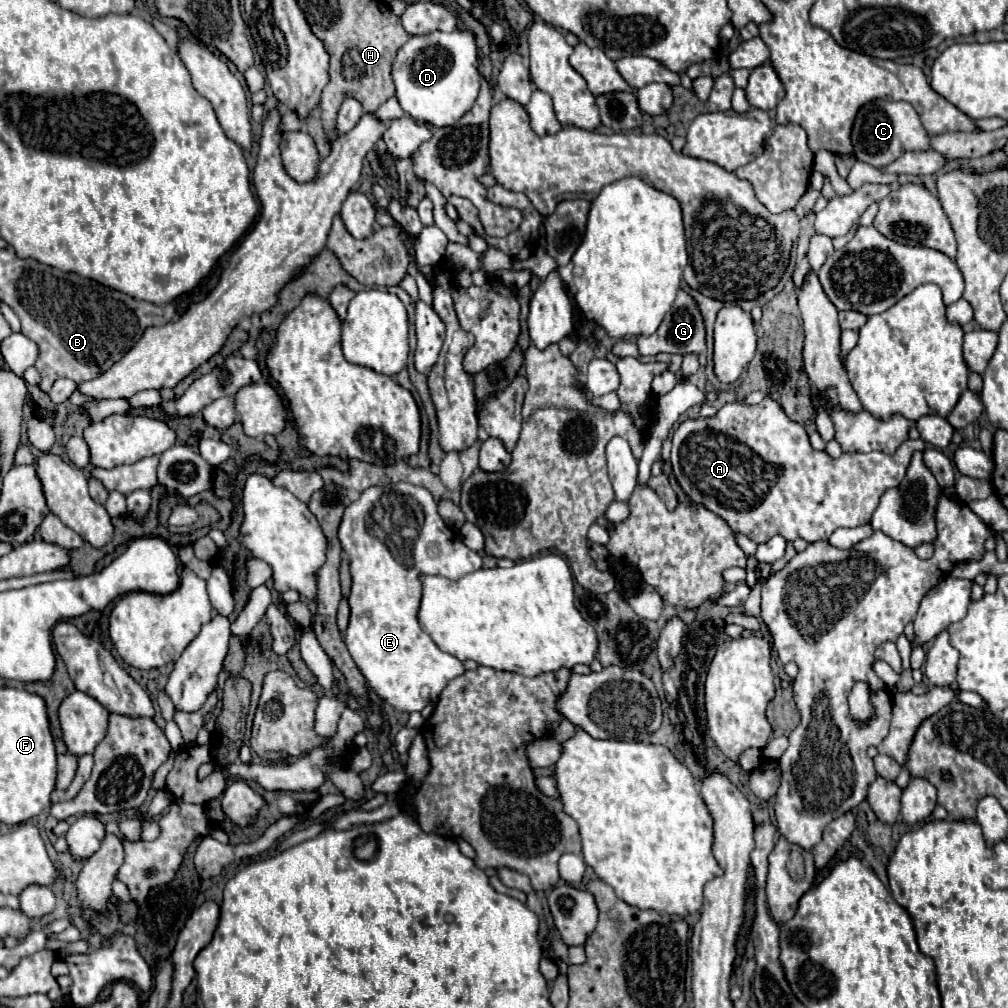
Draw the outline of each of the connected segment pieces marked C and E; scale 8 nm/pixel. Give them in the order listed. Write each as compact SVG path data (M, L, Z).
M878 98L864 104L864 108L860 108L860 112L856 114L852 126L852 146L854 146L854 156L858 160L882 168L892 164L900 154L908 150L930 150L930 136L924 130L912 104Z
M398 482L388 488L368 488L362 496L352 502L342 518L338 538L342 542L344 552L350 556L350 572L352 572L352 594L350 602L350 626L344 634L346 646L350 650L352 660L358 670L366 678L368 686L386 700L398 712L414 712L424 710L428 704L436 702L446 684L460 676L466 668L464 664L440 650L434 640L424 634L418 624L418 608L422 598L422 574L440 574L440 576L456 576L462 578L468 572L482 568L482 556L470 550L462 540L442 522L438 514L438 504L426 488Z

